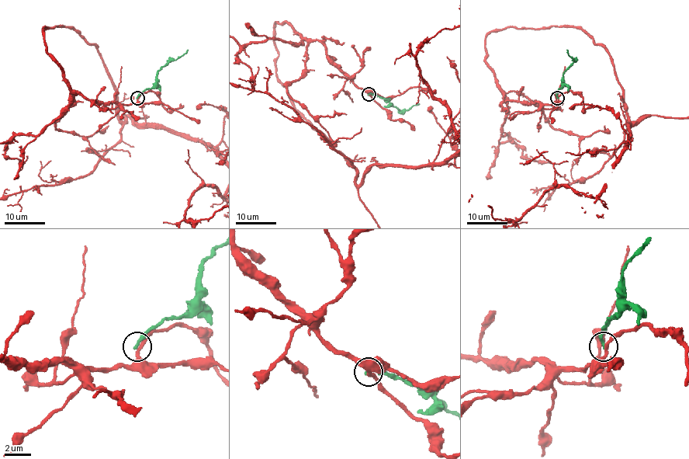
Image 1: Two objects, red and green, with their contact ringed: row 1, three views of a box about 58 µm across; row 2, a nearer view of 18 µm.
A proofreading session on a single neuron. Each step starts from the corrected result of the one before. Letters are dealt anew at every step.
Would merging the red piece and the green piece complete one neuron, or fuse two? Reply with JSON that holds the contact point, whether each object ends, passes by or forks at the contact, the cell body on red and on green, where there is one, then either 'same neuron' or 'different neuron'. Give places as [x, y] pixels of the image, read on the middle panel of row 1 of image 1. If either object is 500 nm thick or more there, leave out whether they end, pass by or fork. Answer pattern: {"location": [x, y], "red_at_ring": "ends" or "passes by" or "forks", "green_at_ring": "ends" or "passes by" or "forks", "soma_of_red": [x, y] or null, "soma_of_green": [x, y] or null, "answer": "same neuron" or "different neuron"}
{"location": [368, 94], "red_at_ring": "passes by", "green_at_ring": "ends", "soma_of_red": null, "soma_of_green": null, "answer": "different neuron"}

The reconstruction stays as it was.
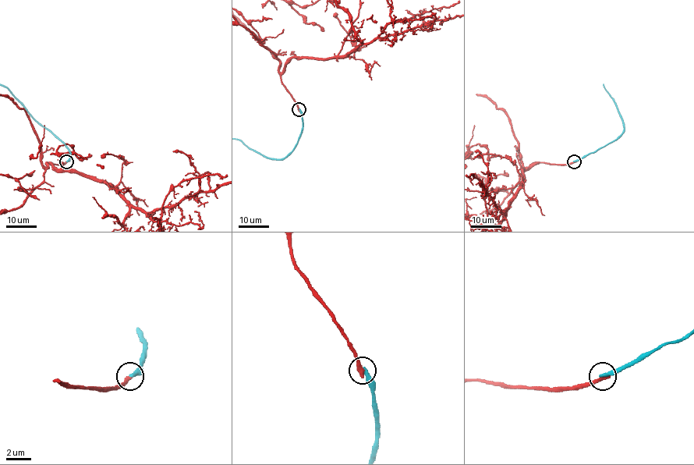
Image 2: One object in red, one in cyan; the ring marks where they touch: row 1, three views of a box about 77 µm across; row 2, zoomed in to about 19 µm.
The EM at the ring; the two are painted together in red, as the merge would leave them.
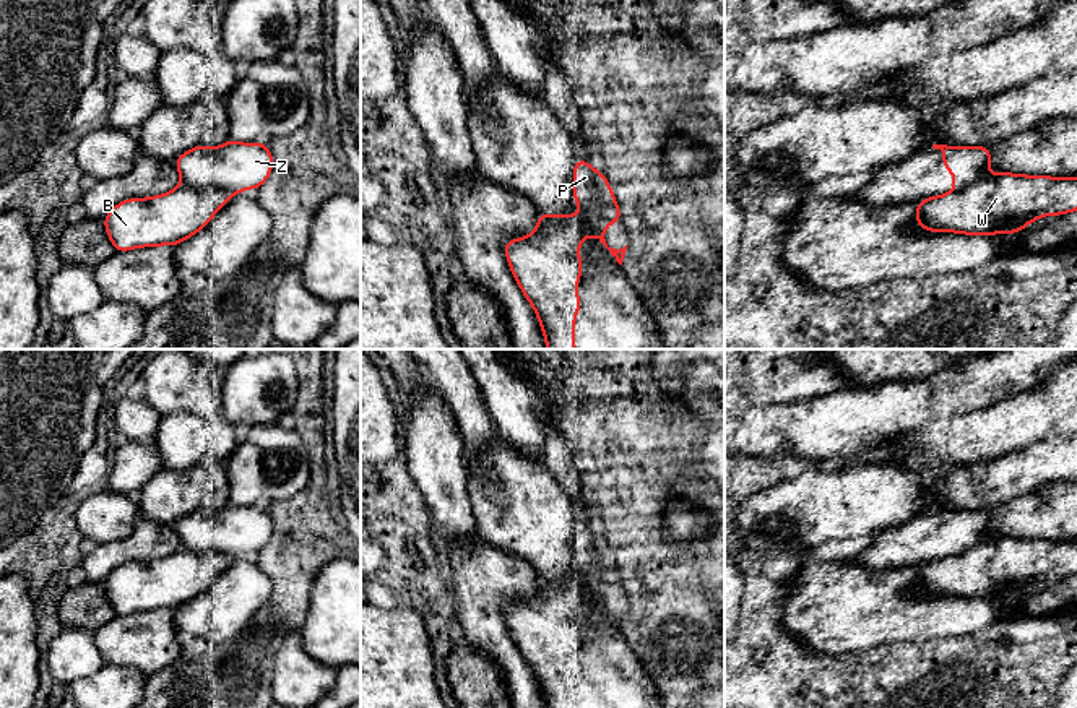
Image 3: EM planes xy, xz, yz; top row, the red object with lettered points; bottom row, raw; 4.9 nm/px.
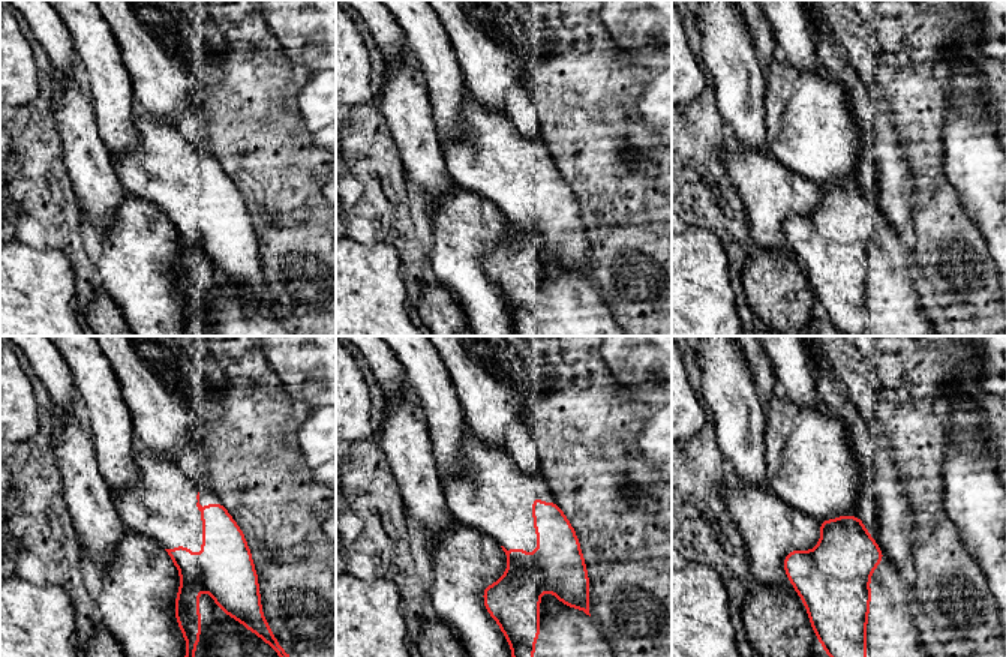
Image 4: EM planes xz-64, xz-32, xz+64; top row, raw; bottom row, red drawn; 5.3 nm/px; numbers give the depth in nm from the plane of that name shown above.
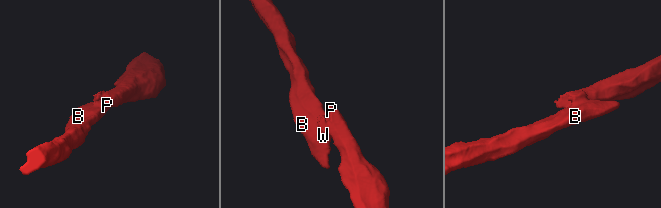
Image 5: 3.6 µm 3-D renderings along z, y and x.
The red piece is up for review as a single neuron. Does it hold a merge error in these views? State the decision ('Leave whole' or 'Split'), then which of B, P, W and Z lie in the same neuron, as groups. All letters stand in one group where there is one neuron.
Split. Groups: B W / P Z

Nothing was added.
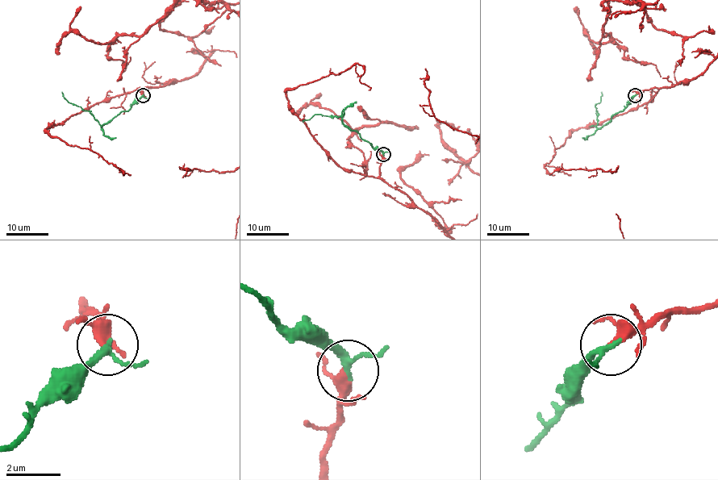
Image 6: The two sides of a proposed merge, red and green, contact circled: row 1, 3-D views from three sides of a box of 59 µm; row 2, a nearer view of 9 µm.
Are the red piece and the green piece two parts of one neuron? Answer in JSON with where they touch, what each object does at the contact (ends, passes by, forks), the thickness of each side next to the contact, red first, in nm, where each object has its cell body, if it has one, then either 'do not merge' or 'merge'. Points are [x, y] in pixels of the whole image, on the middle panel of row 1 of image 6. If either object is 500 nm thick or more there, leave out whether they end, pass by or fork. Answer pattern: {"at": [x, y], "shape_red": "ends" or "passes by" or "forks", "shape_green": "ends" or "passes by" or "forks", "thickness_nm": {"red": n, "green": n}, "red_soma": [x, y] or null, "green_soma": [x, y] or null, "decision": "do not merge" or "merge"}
{"at": [383, 154], "shape_red": "passes by", "shape_green": "passes by", "thickness_nm": {"red": 320, "green": 190}, "red_soma": null, "green_soma": null, "decision": "merge"}

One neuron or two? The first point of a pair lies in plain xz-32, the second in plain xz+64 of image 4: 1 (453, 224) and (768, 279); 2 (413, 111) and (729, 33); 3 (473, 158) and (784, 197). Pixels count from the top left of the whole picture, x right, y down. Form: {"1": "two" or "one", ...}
{"1": "two", "2": "one", "3": "two"}

